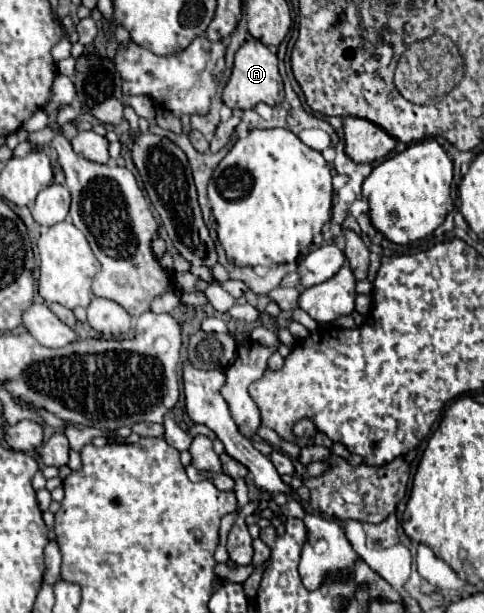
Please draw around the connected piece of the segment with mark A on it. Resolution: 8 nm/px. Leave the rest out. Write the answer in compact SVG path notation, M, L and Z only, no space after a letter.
M250 39L238 49L234 57L234 69L224 87L222 99L230 109L242 109L242 111L254 109L258 103L274 107L284 101L284 85L278 73L278 59L264 43L258 43L258 39Z

